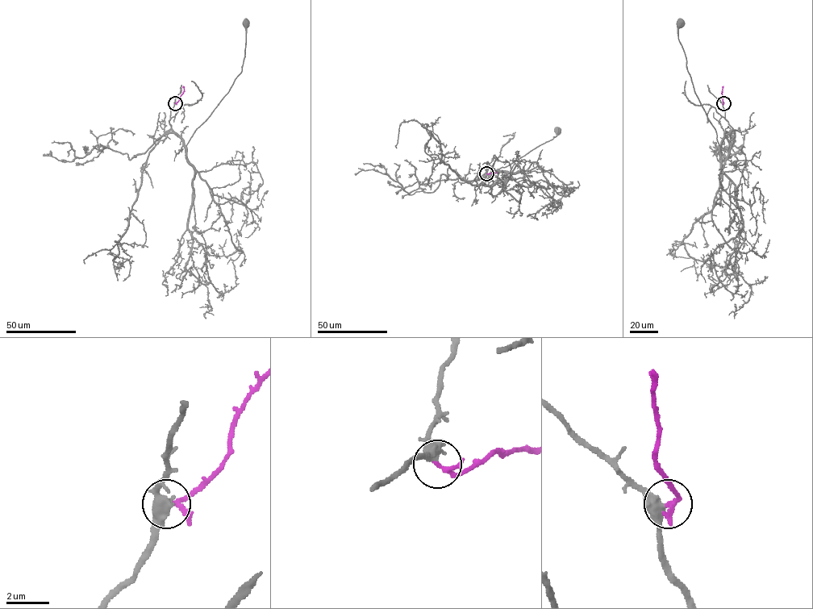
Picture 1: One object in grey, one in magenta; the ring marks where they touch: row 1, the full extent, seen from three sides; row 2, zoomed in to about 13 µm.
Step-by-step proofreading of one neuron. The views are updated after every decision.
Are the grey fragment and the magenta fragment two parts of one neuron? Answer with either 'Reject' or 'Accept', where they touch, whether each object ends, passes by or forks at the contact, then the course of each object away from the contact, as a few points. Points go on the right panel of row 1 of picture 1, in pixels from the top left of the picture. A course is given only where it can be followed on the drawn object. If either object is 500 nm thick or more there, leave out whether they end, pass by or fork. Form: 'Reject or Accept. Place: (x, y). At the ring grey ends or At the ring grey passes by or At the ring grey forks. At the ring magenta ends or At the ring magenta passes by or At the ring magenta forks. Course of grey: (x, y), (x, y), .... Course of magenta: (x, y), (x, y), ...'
Accept. Place: (723, 103). At the ring grey passes by. At the ring magenta passes by. Course of grey: (723, 103), (725, 119), (731, 130), (719, 145), (688, 72), (678, 37), (680, 22). Course of magenta: (723, 103), (723, 86)

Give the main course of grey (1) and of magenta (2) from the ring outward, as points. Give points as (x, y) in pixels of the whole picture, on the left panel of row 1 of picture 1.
1: (175, 103), (170, 111), (169, 124), (185, 145), (241, 72), (246, 22)
2: (175, 103), (184, 90), (183, 86)

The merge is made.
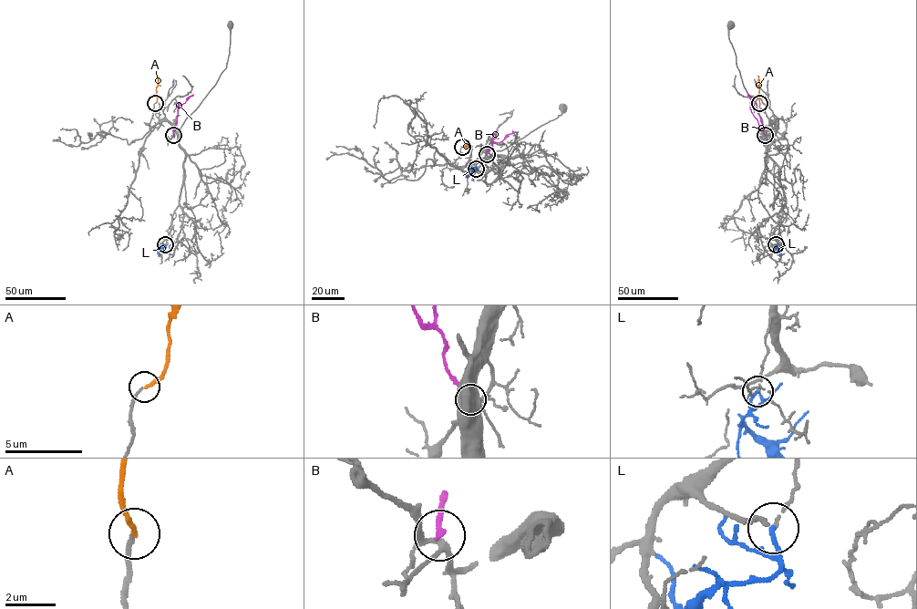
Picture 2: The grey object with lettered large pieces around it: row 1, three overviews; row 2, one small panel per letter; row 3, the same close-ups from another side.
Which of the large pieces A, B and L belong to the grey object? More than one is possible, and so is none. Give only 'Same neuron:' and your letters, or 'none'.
Same neuron: A

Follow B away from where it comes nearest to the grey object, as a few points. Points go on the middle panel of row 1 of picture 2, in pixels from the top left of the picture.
B: (487, 154), (492, 143), (500, 141), (513, 132)

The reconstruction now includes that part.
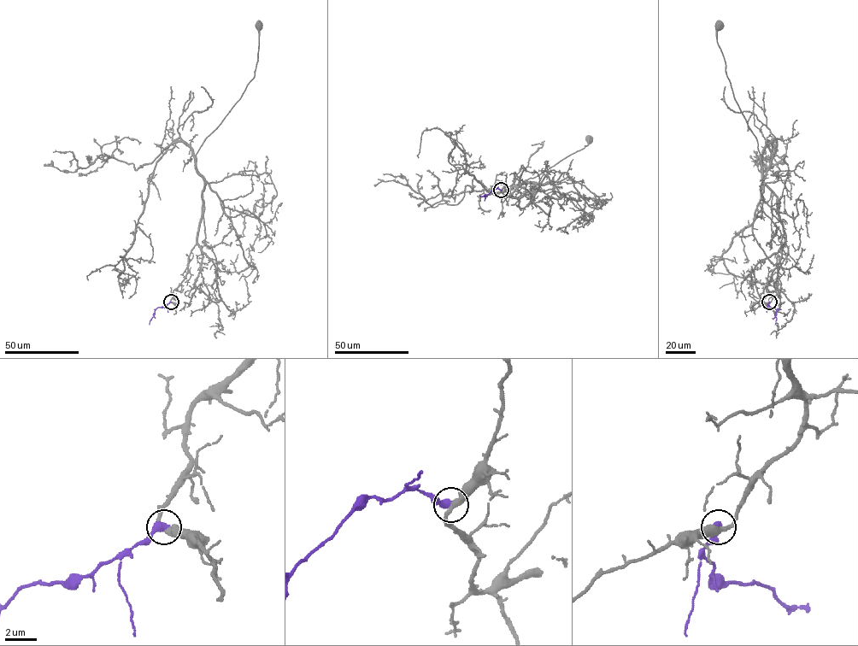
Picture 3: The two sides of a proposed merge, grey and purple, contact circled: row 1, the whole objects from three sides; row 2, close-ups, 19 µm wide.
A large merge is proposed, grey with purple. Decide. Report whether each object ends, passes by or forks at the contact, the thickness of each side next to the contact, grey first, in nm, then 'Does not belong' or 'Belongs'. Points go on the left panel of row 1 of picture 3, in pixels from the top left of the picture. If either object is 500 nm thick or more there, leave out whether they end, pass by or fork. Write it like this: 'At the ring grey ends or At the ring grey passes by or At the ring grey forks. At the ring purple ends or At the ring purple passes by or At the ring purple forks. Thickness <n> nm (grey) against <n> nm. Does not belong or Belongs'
At the ring grey passes by. At the ring purple ends. Thickness 360 nm (grey) against 480 nm. Does not belong

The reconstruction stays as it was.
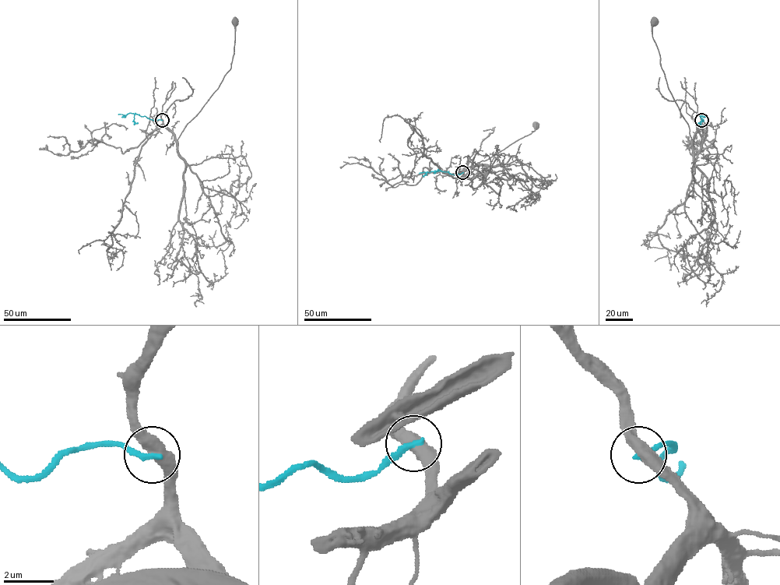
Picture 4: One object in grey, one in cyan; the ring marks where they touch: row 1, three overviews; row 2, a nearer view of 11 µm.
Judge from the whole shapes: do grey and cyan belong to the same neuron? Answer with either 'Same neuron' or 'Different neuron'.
Different neuron

